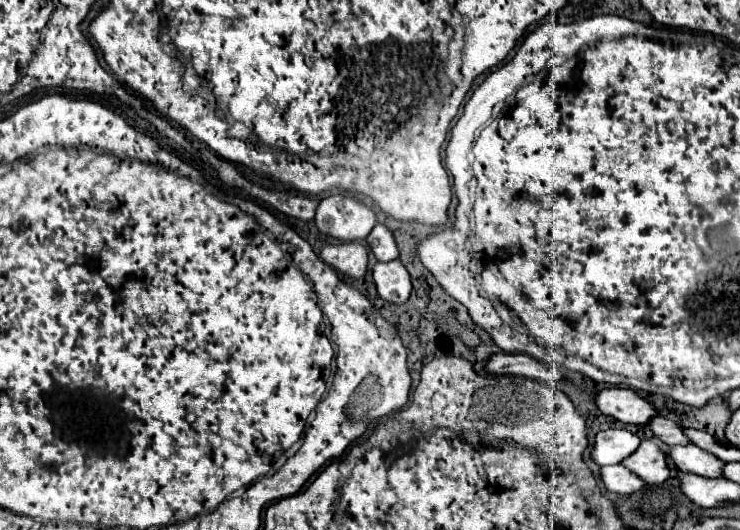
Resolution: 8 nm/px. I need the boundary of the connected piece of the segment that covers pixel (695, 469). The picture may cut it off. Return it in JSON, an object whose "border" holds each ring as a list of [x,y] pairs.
{"border":[[[673,445],[669,457],[681,471],[697,473],[701,477],[721,477],[723,463],[711,453],[695,447],[695,445]]]}

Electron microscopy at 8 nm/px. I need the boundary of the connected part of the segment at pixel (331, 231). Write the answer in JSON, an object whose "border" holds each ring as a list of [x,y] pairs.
{"border":[[[331,195],[323,199],[315,215],[317,229],[339,241],[363,241],[375,223],[375,213],[349,195]]]}

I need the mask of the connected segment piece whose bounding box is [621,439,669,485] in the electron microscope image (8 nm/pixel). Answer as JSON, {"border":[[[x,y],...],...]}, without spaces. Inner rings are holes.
{"border":[[[643,439],[639,449],[625,457],[621,461],[627,469],[631,469],[635,475],[639,475],[645,483],[663,483],[669,477],[669,467],[667,467],[667,457],[665,453],[653,443]]]}

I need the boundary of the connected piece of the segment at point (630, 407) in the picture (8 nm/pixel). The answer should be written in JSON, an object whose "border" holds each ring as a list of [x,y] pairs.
{"border":[[[623,387],[599,389],[593,401],[603,415],[609,415],[621,423],[633,423],[643,427],[651,417],[655,417],[653,405],[649,405],[639,393],[631,389]]]}

